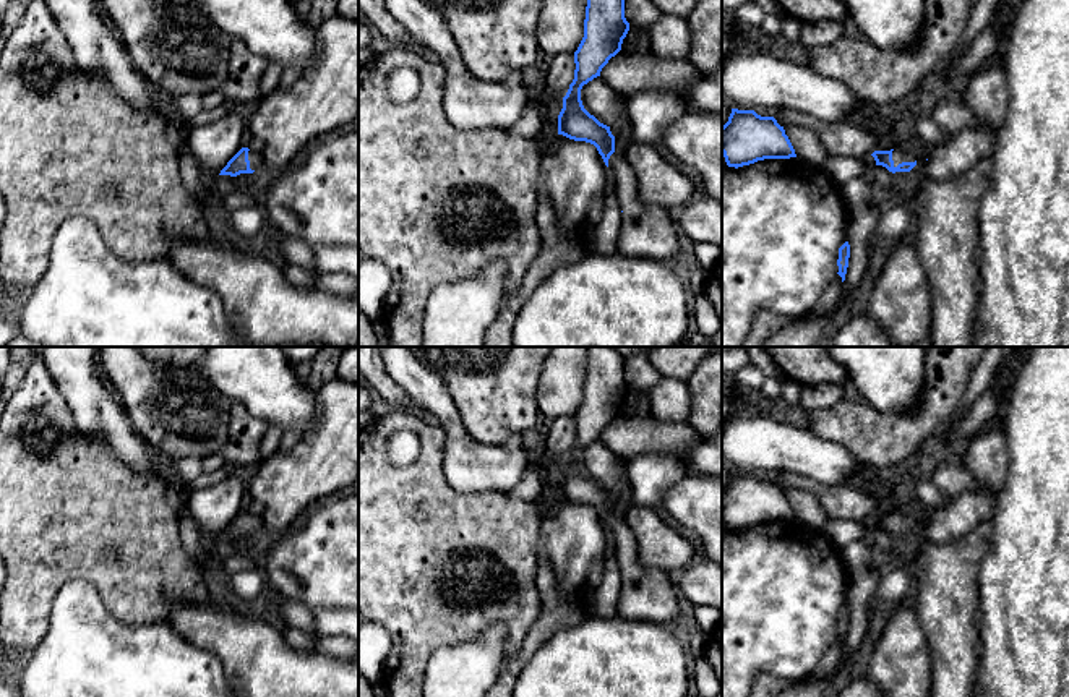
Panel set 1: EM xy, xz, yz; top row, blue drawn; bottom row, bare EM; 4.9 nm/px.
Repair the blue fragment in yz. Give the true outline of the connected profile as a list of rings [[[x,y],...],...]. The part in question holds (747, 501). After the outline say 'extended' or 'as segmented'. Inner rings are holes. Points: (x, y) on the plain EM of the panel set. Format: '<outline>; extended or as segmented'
[[[732,472],[722,490],[722,517],[728,530],[743,530],[764,522],[796,520],[784,490],[774,480]]]; as segmented

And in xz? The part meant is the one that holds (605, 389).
[[[589,347],[584,400],[574,415],[574,443],[563,460],[558,498],[597,511],[615,538],[615,558],[621,571],[618,616],[659,624],[676,621],[686,606],[670,572],[644,567],[638,561],[638,543],[623,519],[615,514],[610,490],[590,478],[581,464],[584,447],[600,439],[602,431],[621,413],[629,394],[625,381],[625,357],[613,347]]]; extended

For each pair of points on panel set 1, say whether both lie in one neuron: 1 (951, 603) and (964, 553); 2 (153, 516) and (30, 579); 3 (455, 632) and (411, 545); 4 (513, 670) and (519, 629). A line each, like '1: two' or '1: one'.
1: one
2: one
3: one
4: two

